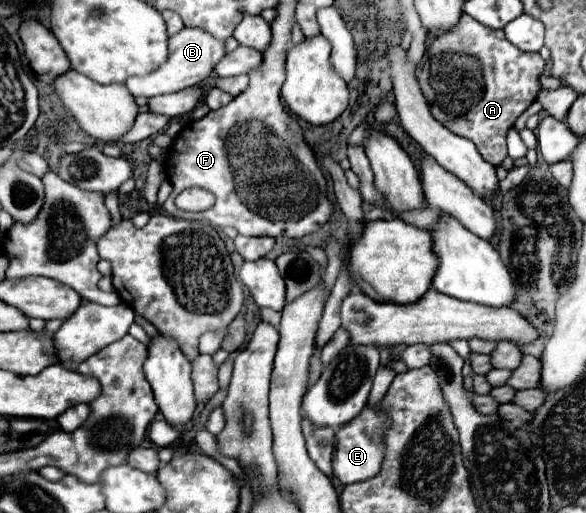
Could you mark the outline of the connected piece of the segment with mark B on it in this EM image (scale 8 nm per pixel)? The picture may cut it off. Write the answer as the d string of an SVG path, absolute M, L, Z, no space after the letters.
M183 28L179 34L169 38L167 50L169 50L169 56L167 56L165 64L161 64L159 68L155 68L147 76L131 76L125 82L127 90L133 96L153 98L153 96L159 96L159 94L171 94L171 92L179 92L183 88L197 86L199 82L203 82L213 72L215 64L223 58L225 42L211 38L209 32L203 32L199 28Z

